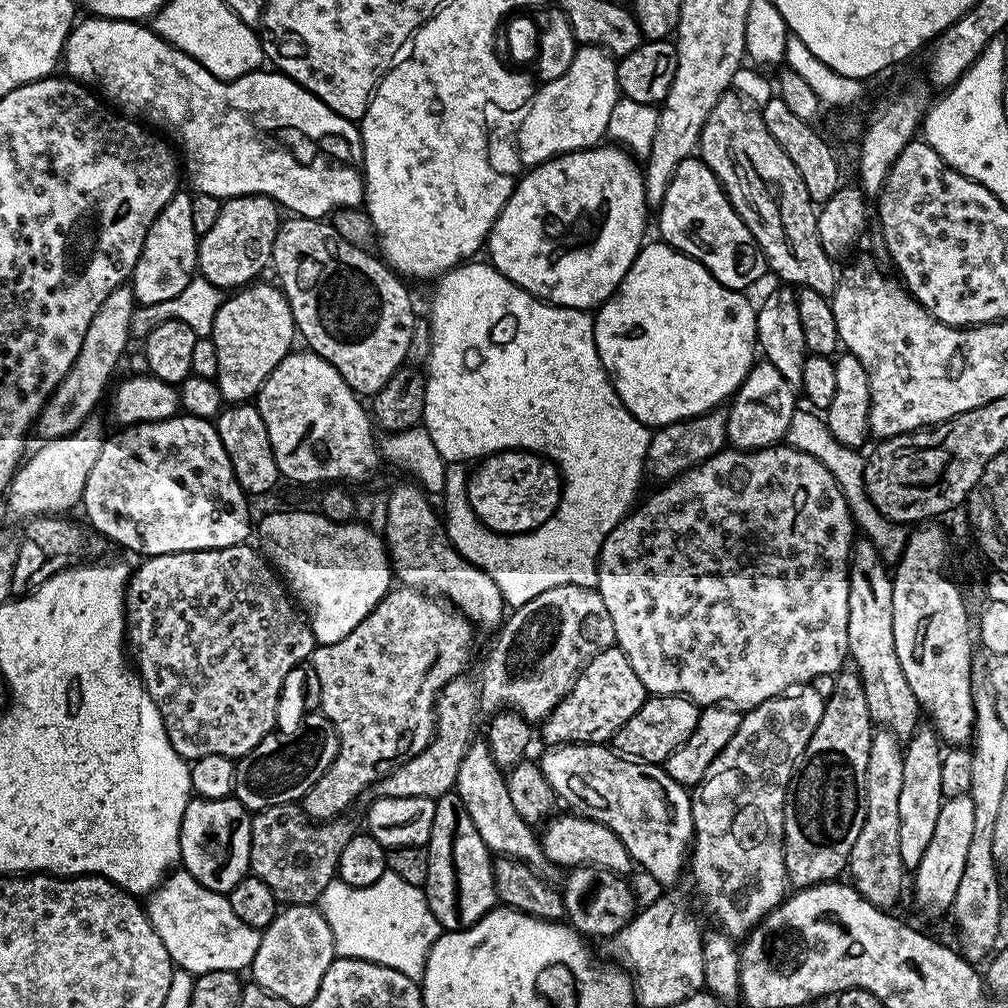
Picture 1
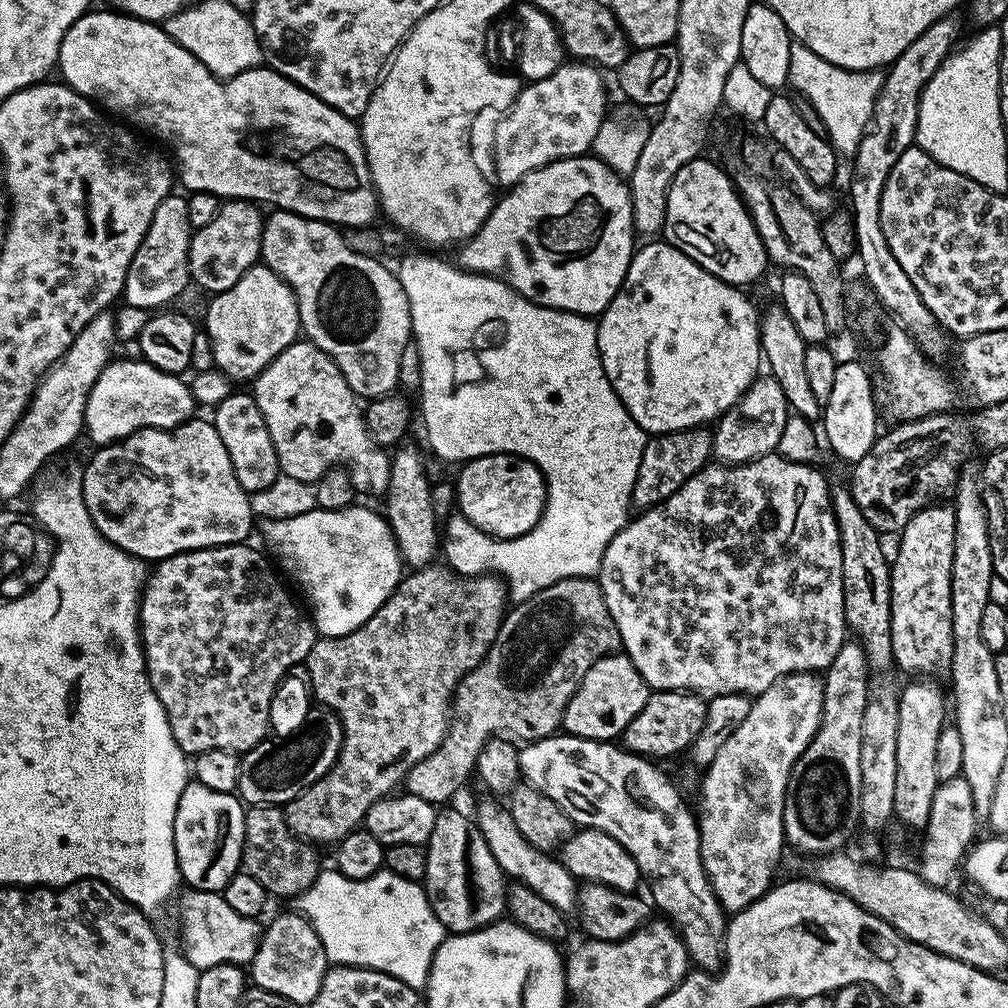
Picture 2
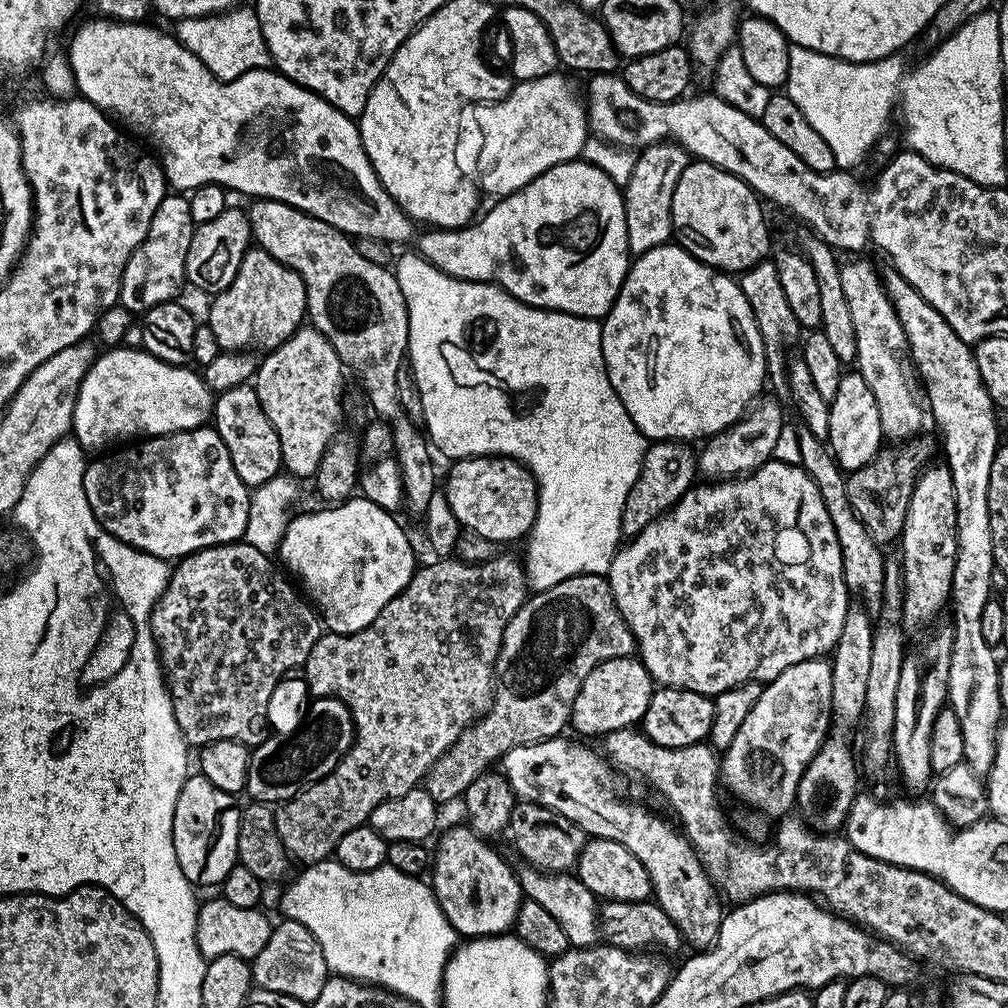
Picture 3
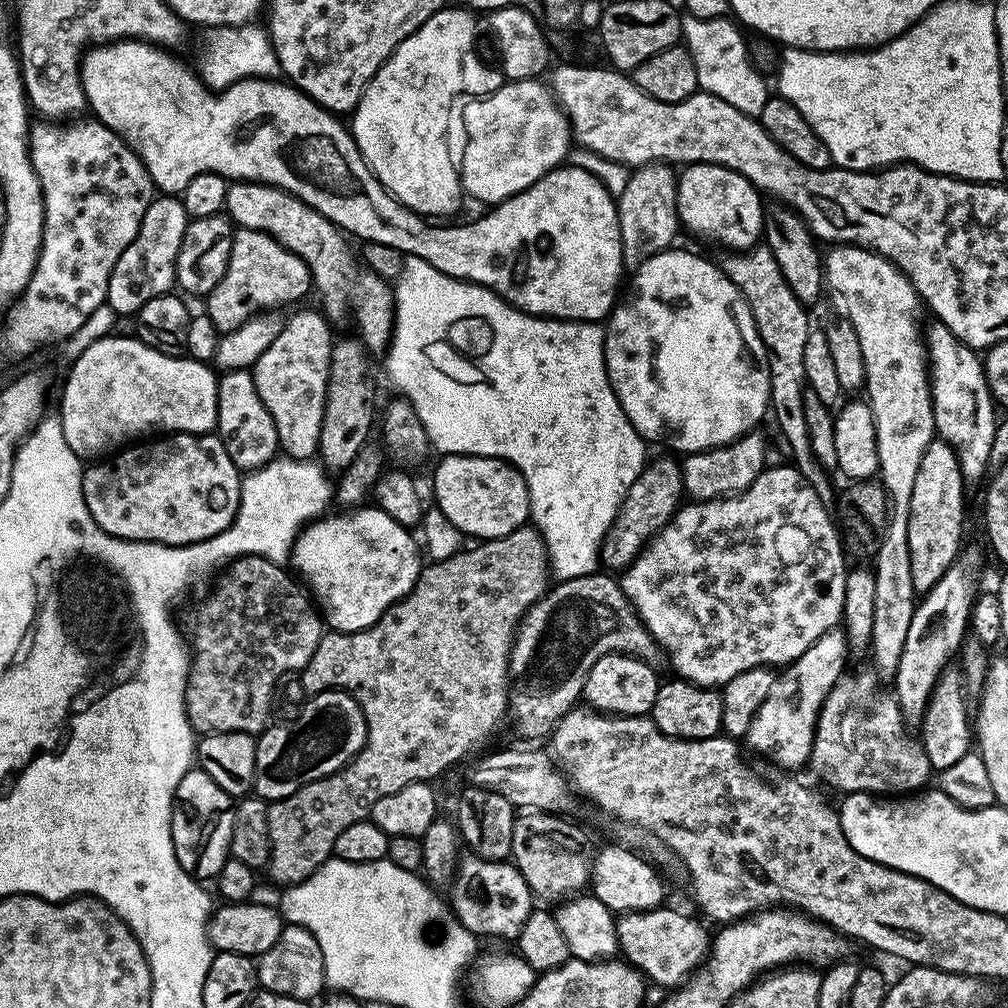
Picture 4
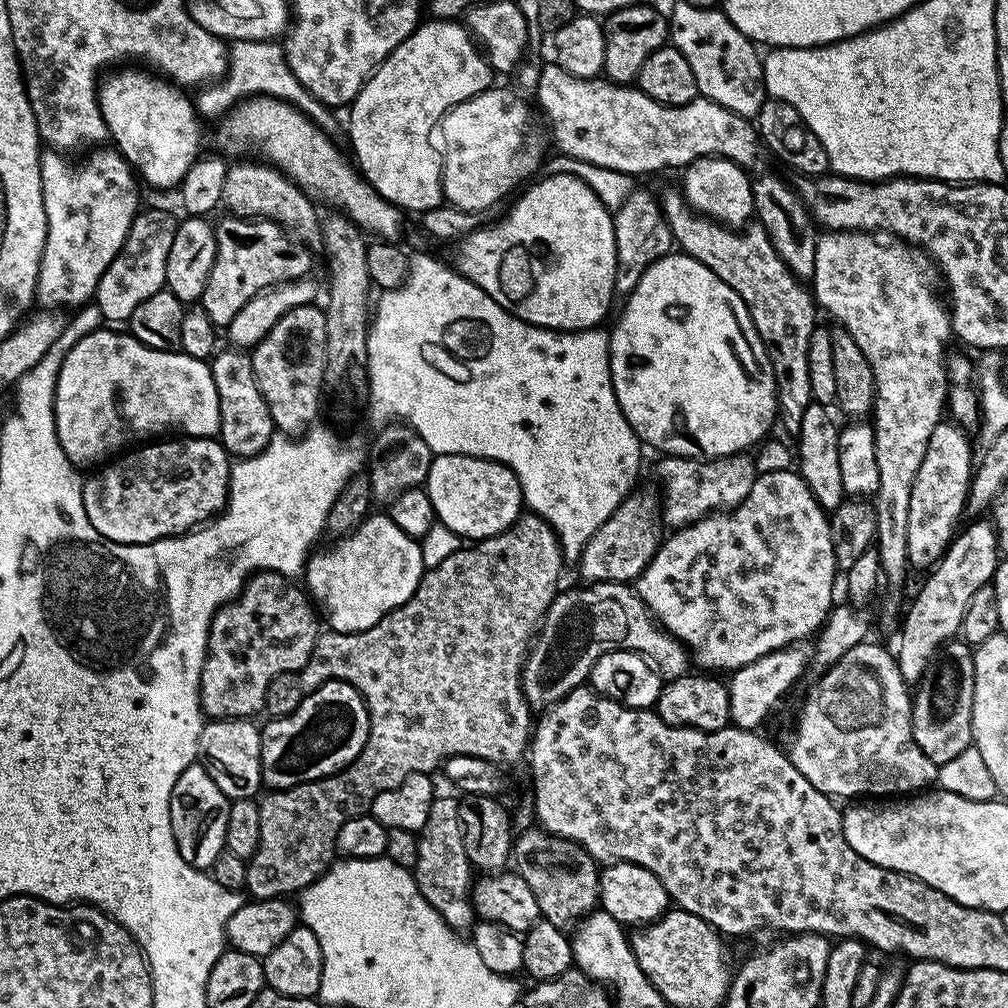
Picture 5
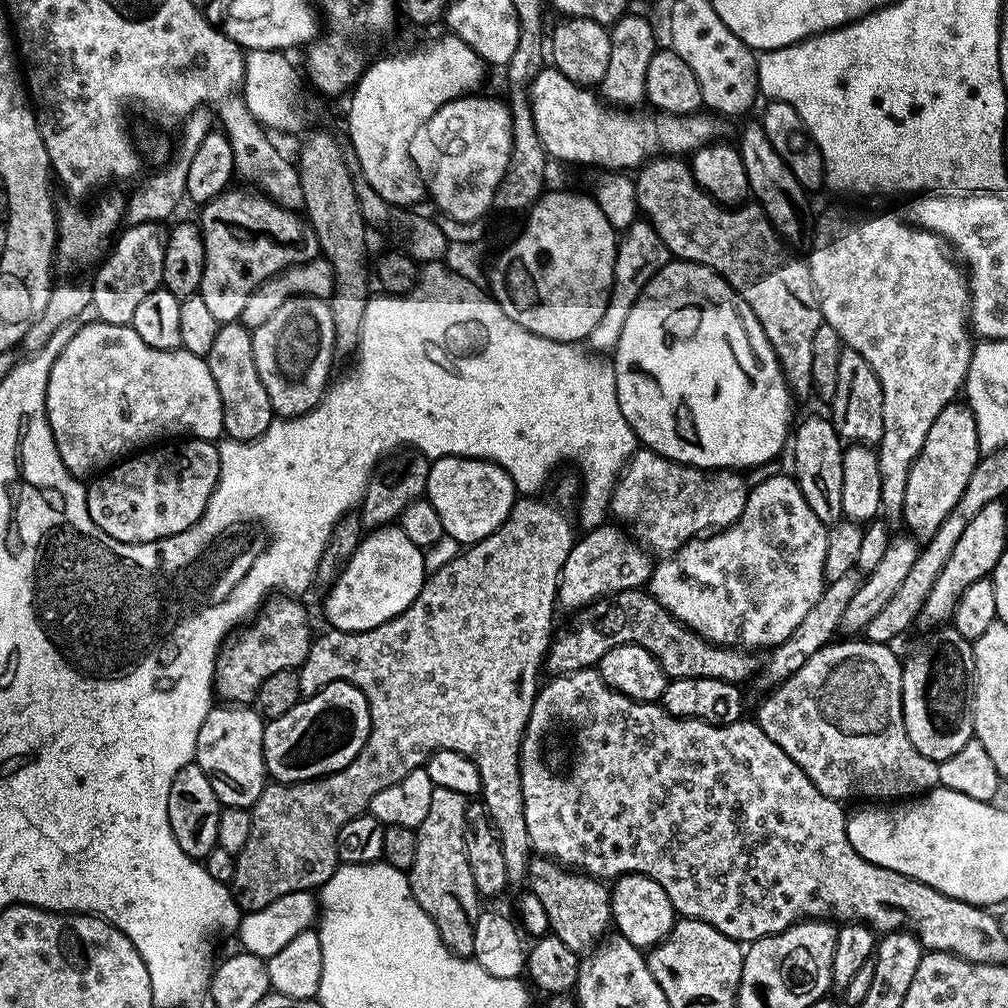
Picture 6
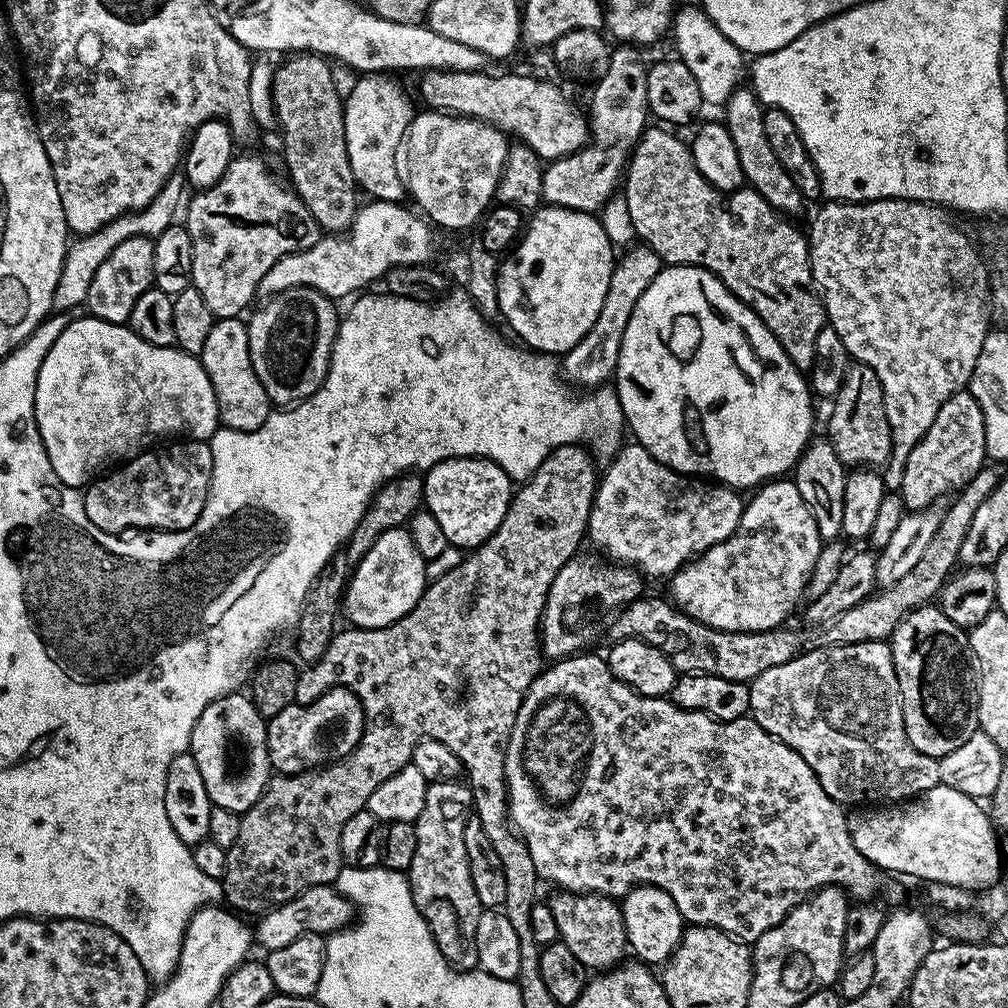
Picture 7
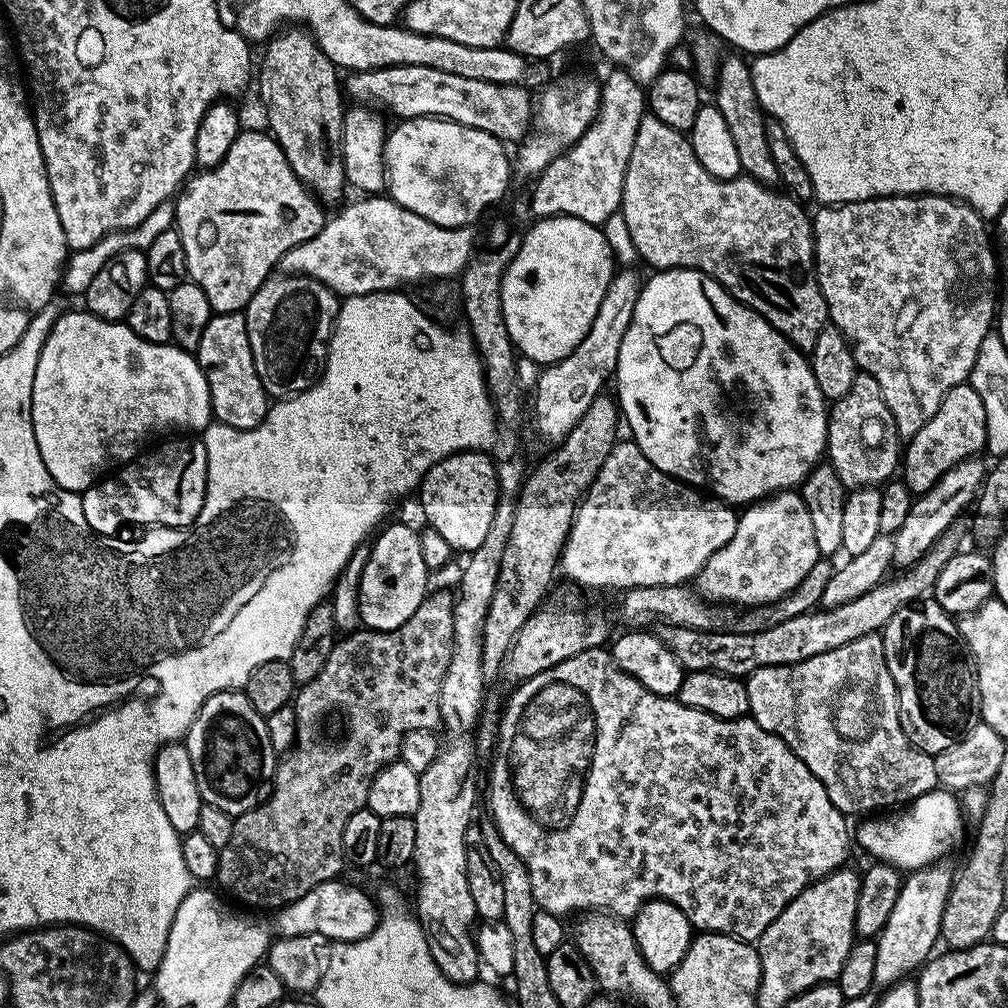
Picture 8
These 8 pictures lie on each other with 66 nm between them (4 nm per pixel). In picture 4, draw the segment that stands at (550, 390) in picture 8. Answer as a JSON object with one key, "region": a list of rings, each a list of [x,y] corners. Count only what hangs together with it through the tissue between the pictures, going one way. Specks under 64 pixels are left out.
{"region":[[[663,162],[641,164],[629,175],[626,190],[615,197],[625,269],[635,270],[646,262],[646,258],[673,247],[676,228],[681,227],[676,212],[677,179],[678,172],[673,165]]]}

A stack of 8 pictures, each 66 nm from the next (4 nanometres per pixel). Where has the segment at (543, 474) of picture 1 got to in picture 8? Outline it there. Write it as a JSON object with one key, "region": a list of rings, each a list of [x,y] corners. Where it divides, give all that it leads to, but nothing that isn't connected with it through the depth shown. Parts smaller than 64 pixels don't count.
{"region":[[[487,451],[483,452],[455,452],[447,456],[442,462],[438,462],[426,473],[420,482],[418,497],[420,496],[420,508],[424,511],[427,527],[438,530],[446,542],[457,553],[467,554],[473,552],[478,546],[482,546],[482,538],[486,538],[490,530],[490,522],[494,522],[494,510],[500,501],[500,487],[496,481],[496,465],[493,457]]]}

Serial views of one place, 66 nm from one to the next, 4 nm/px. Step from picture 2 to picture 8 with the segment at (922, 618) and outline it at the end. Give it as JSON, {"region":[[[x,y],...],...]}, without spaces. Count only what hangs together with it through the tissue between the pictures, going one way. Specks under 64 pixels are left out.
{"region":[[[968,382],[954,386],[942,398],[942,406],[938,406],[934,418],[930,418],[930,422],[926,422],[922,426],[922,430],[918,430],[918,434],[914,434],[907,441],[902,452],[903,482],[913,494],[929,492],[938,482],[938,478],[942,478],[942,474],[946,474],[946,470],[950,470],[958,462],[975,457],[980,454],[980,451],[983,453],[987,443],[986,406],[982,406],[982,398],[978,398],[978,390],[974,390],[971,383]]]}

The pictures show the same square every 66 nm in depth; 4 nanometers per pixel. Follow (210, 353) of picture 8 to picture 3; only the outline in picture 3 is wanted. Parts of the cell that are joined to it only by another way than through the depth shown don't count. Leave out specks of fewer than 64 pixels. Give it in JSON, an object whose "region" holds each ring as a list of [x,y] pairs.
{"region":[[[251,383],[239,384],[215,397],[214,427],[222,442],[226,442],[226,451],[230,453],[230,462],[234,462],[238,478],[242,478],[250,490],[281,475],[284,468],[282,446],[278,446],[278,434],[274,434],[274,426],[270,426],[270,418],[266,418],[262,402],[258,402],[258,394]]]}

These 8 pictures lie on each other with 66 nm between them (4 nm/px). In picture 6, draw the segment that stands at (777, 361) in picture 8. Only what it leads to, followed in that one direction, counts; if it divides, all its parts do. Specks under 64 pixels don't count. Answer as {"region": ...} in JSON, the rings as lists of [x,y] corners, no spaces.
{"region":[[[673,259],[642,290],[638,302],[634,302],[634,310],[626,318],[626,326],[622,326],[622,334],[614,349],[614,367],[616,370],[616,389],[618,390],[618,406],[622,406],[622,414],[626,422],[634,430],[637,441],[647,451],[657,452],[667,460],[679,464],[693,464],[696,468],[730,468],[745,470],[756,468],[759,464],[768,464],[780,451],[785,451],[790,440],[790,429],[793,427],[792,403],[794,397],[788,389],[784,371],[780,369],[778,358],[750,306],[717,272],[711,272],[706,266],[692,264],[688,260]]]}

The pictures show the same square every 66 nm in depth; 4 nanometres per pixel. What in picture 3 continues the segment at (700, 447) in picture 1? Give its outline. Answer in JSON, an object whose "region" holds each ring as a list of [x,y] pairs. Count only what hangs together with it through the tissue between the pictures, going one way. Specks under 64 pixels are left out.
{"region":[[[658,440],[649,443],[644,452],[644,461],[638,470],[638,478],[634,486],[630,486],[630,494],[626,498],[626,506],[622,506],[622,522],[620,531],[625,537],[637,536],[650,522],[654,522],[668,512],[680,501],[687,492],[693,488],[698,480],[698,456],[695,451],[691,452],[689,445],[682,440]]]}

